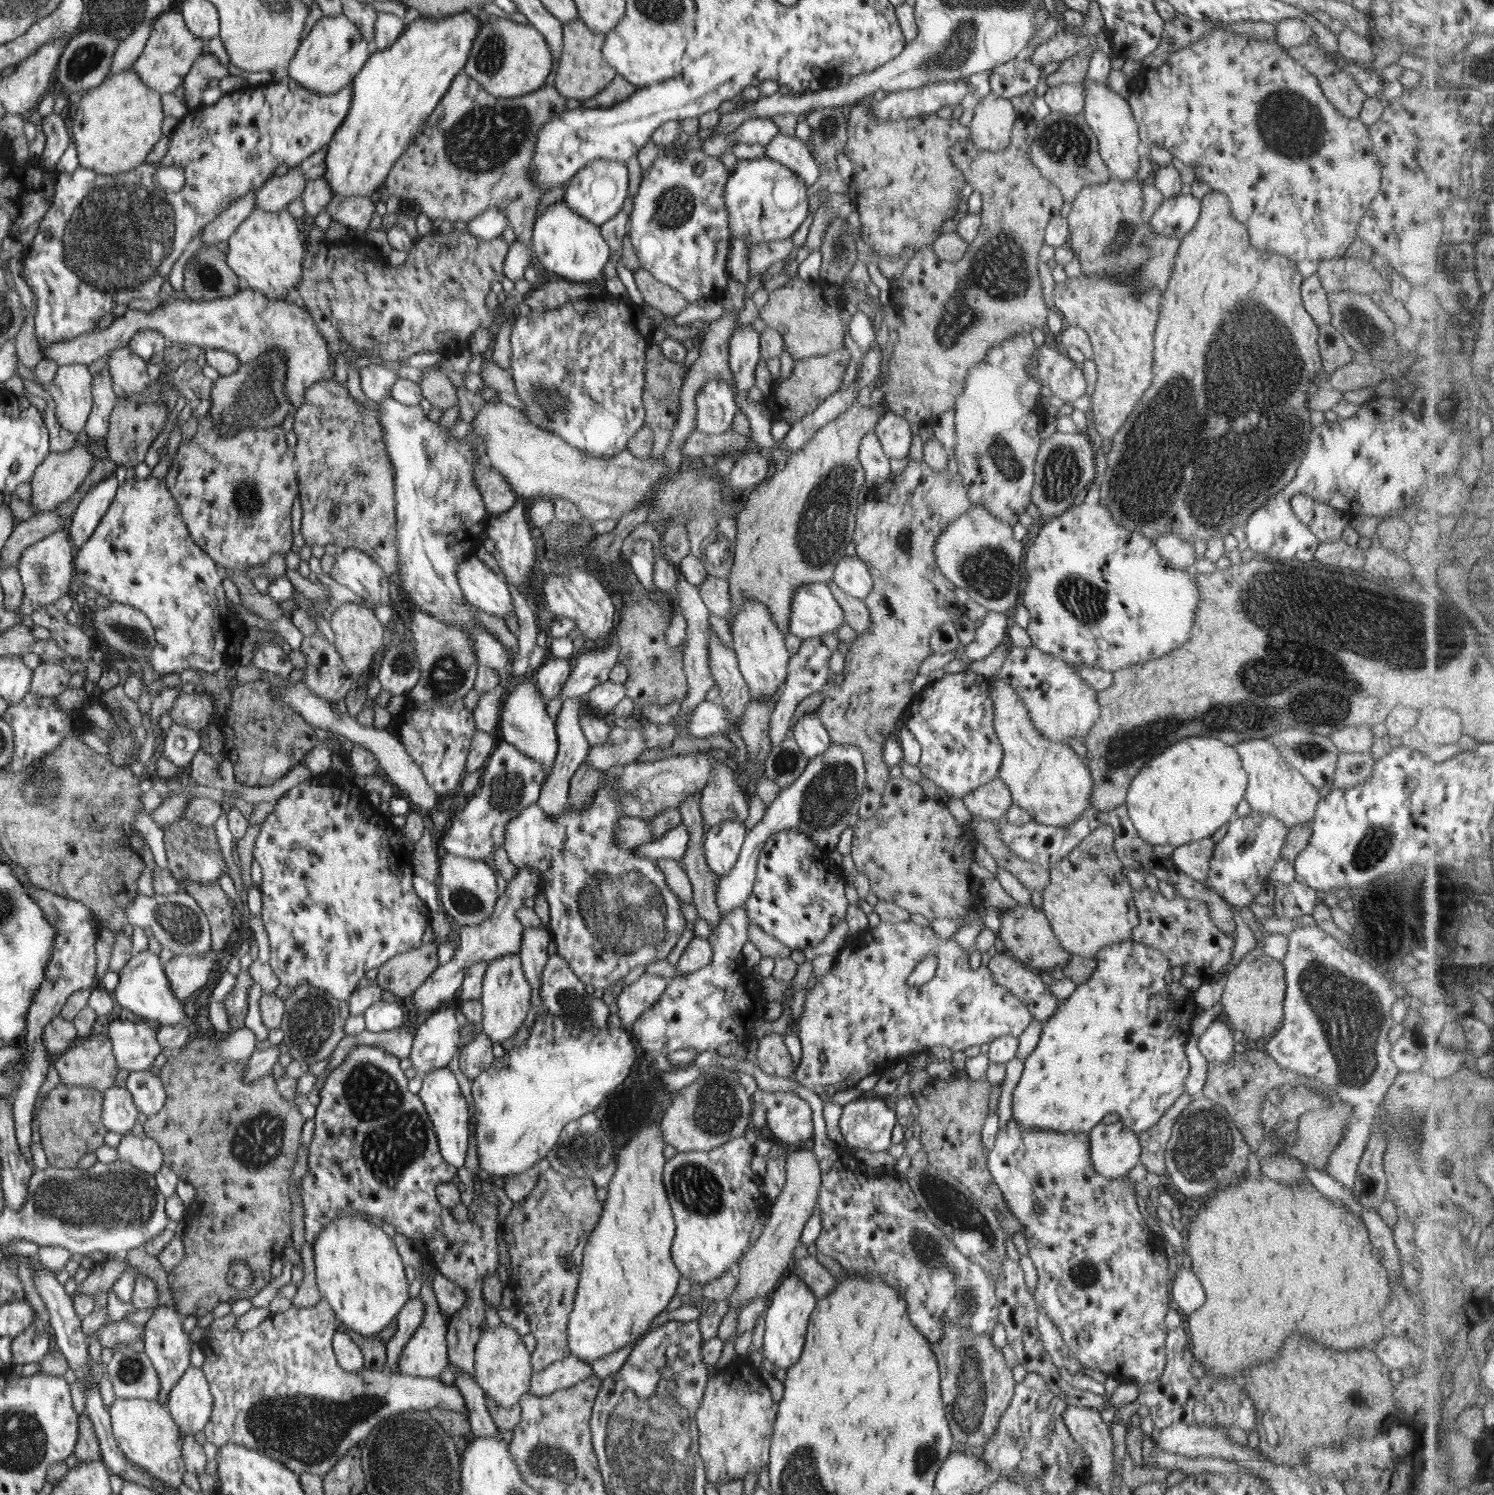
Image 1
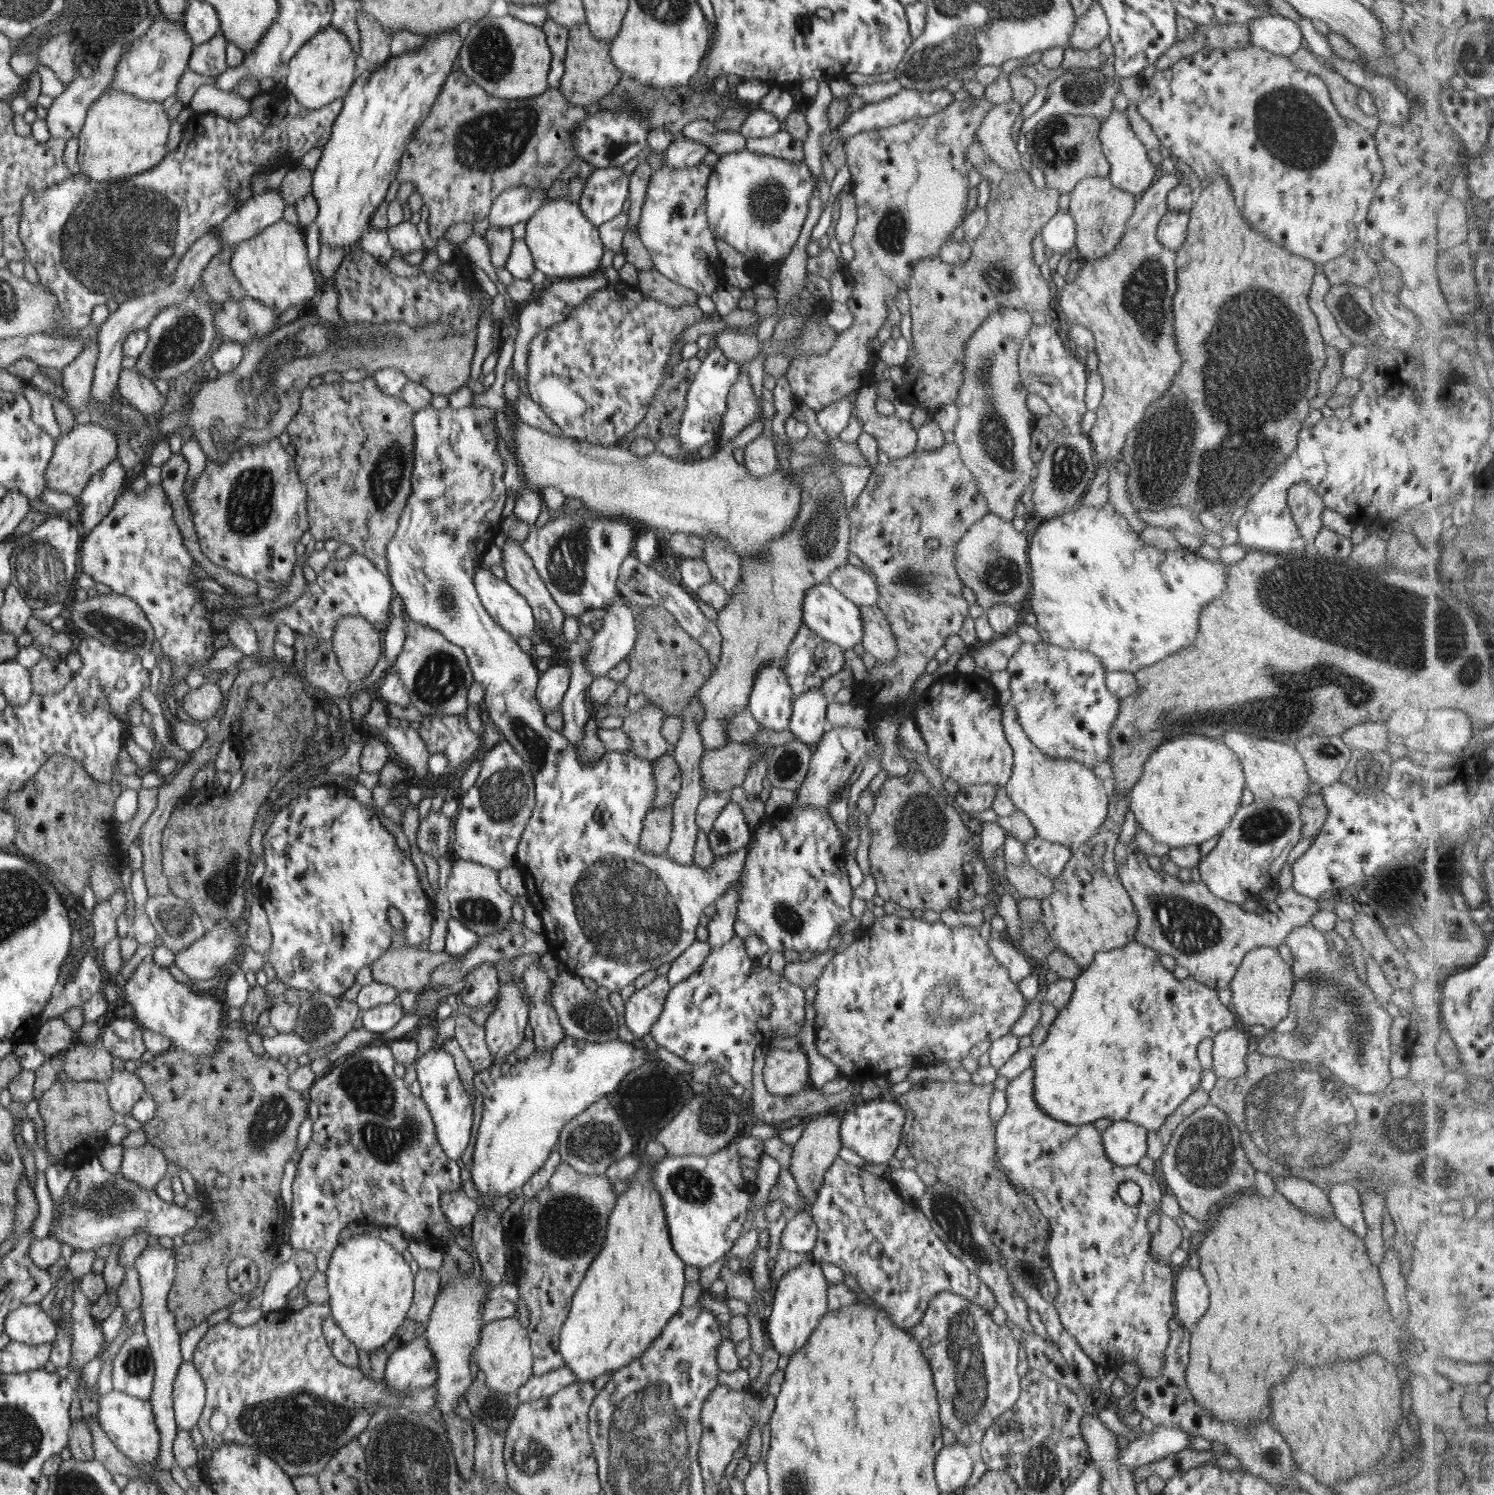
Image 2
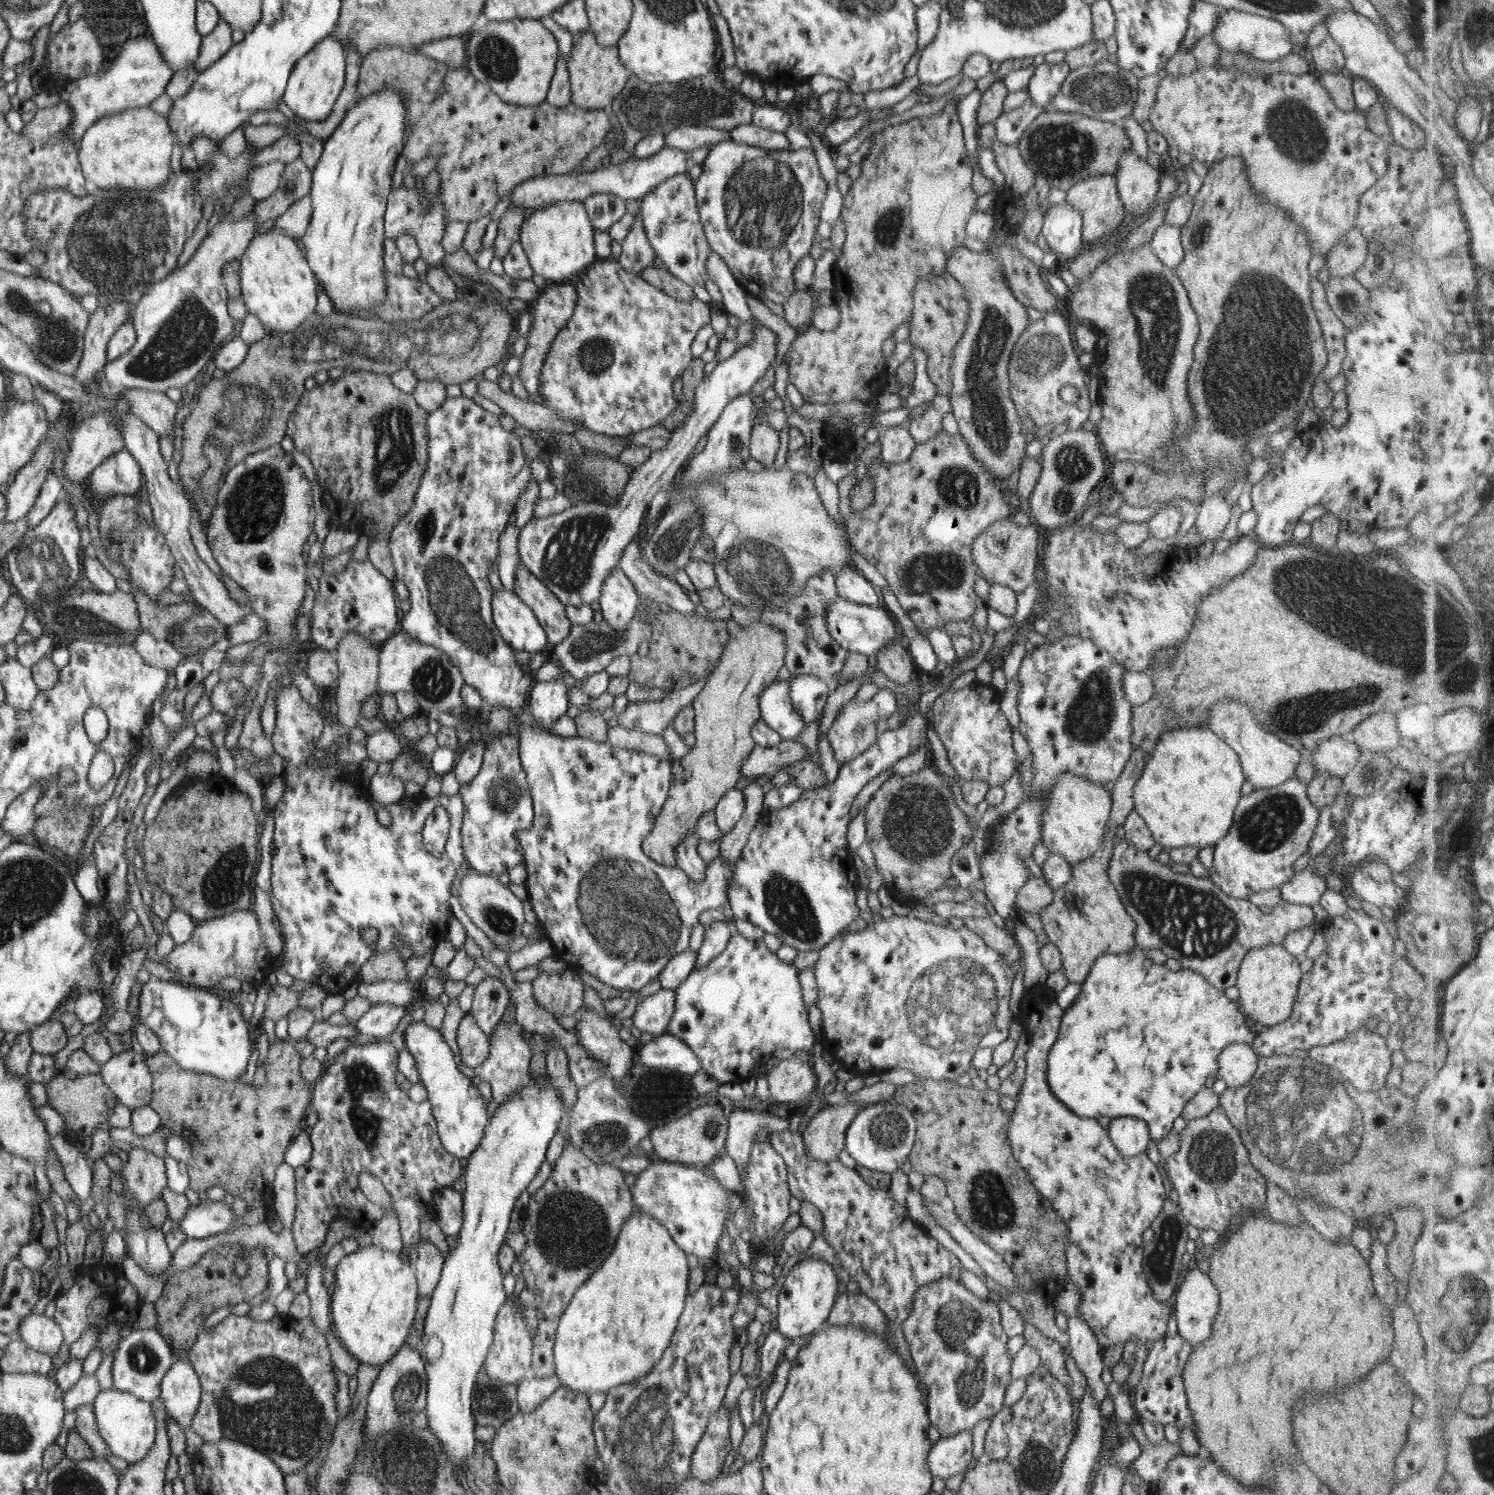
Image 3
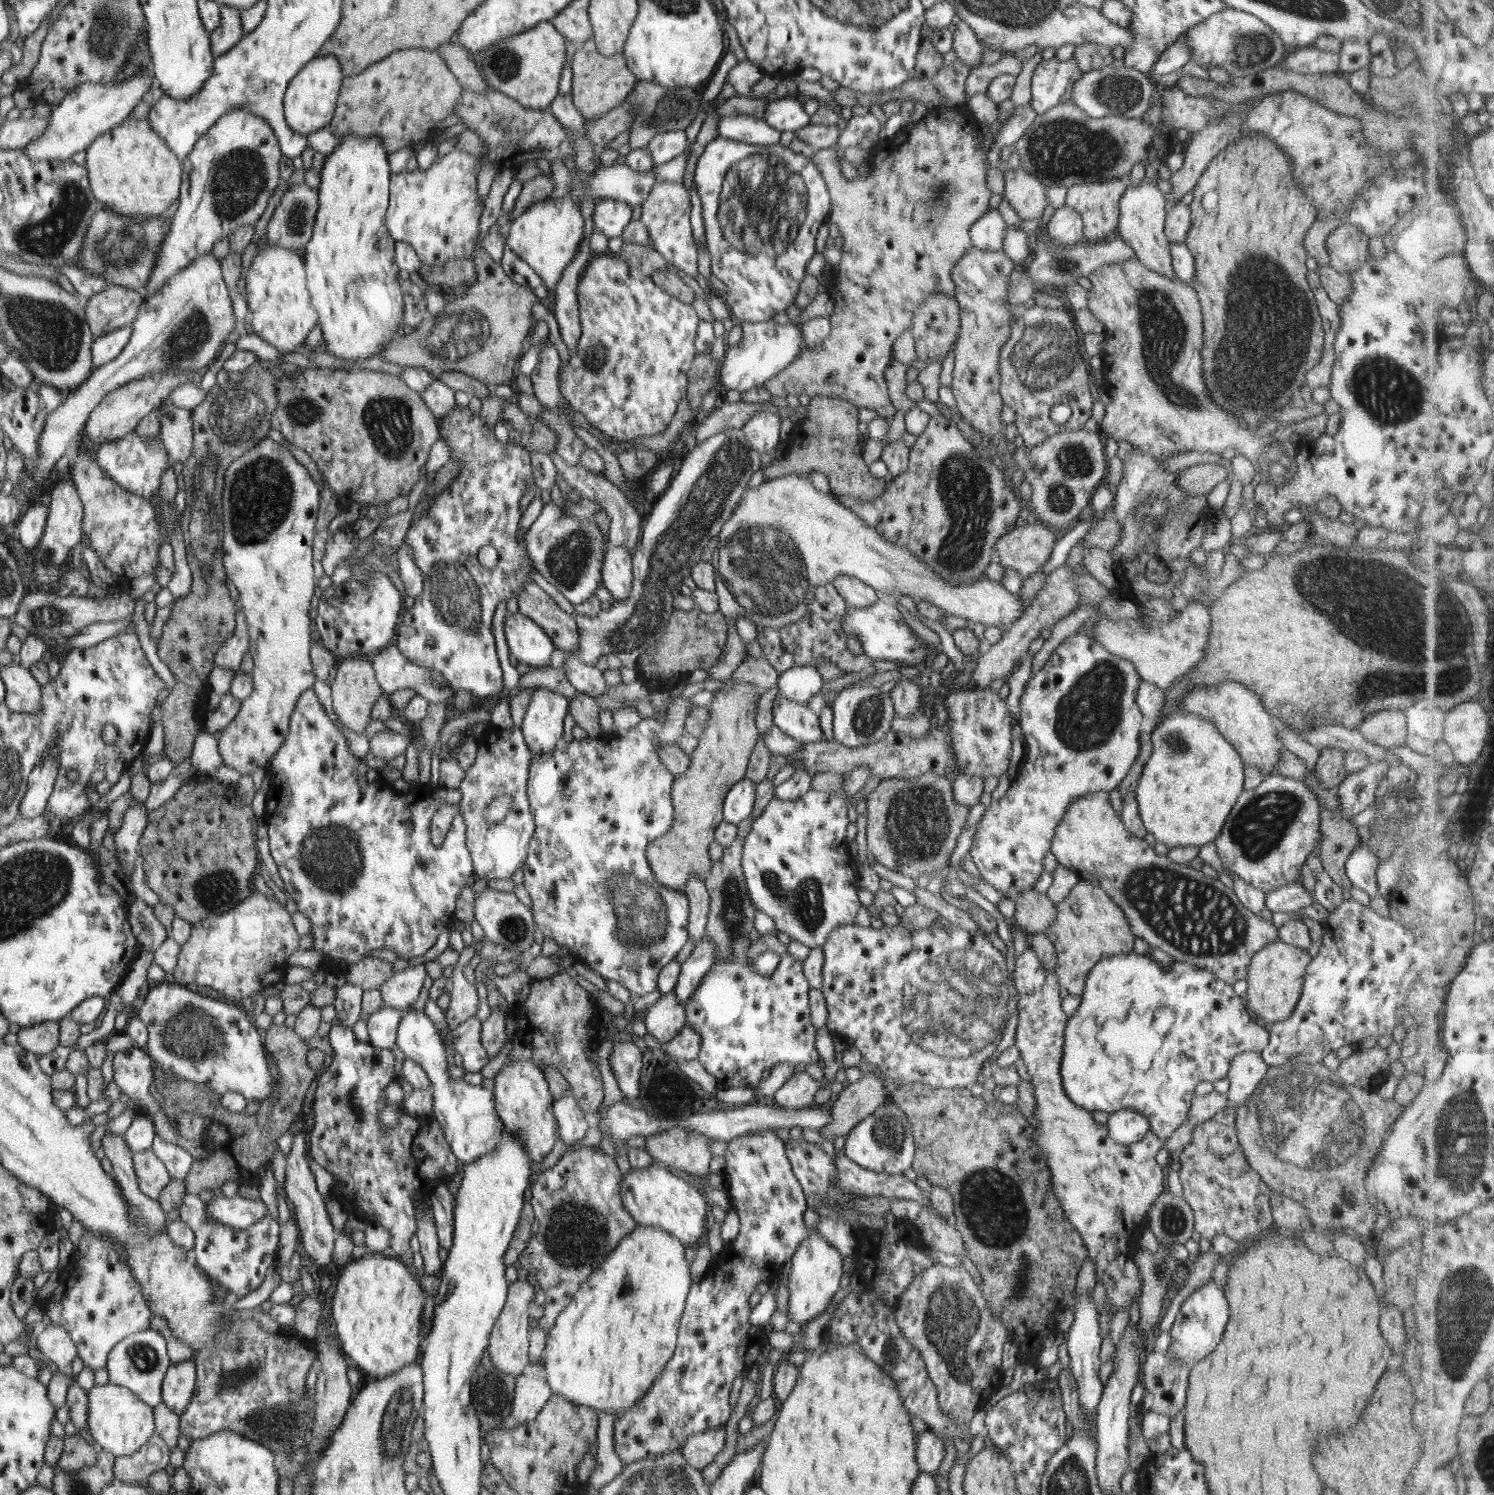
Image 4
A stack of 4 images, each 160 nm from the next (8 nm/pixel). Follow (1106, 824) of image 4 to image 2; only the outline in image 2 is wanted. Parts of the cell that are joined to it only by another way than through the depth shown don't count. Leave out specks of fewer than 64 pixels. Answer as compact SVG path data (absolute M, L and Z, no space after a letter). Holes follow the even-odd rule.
M1010 701L1001 704L1001 711L1002 728L1014 755L1011 777L1003 787L1005 793L1013 805L1026 814L1038 837L1077 849L1089 841L1106 820L1109 803L1104 782L1093 769L1076 760L1044 754L1022 731ZM1128 852L1124 864L1117 866L1119 879L1128 891L1138 915L1138 928L1135 941L1156 950L1170 954L1177 964L1189 970L1189 976L1208 988L1220 991L1227 988L1249 950L1266 944L1266 932L1262 930L1262 917L1255 912L1244 910L1238 903L1218 898L1200 881L1182 882L1163 870L1152 870L1147 862L1148 856L1142 852Z

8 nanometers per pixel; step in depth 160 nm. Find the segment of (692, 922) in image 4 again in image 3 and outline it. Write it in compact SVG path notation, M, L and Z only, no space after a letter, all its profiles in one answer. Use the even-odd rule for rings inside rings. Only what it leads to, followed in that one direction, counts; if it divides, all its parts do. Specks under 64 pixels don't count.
M691 830L681 844L677 846L675 857L676 866L686 873L691 880L700 882L705 879L707 864L701 860L697 846L700 842L699 836Z

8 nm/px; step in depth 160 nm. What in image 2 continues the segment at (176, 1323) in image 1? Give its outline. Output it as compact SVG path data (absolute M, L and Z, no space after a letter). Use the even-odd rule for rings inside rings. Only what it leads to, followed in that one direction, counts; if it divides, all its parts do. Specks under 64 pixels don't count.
M157 1243L145 1247L136 1257L134 1265L139 1274L139 1283L142 1287L143 1299L140 1307L143 1312L142 1318L145 1321L144 1333L147 1334L148 1343L155 1359L154 1388L149 1401L153 1407L159 1434L161 1435L162 1453L159 1454L158 1461L154 1465L160 1470L170 1471L172 1462L175 1461L173 1442L176 1440L177 1432L180 1429L176 1424L173 1411L173 1380L176 1378L180 1363L184 1361L182 1360L182 1353L180 1353L181 1336L175 1325L174 1315L167 1307L167 1298L175 1279L177 1264L172 1250L164 1249Z

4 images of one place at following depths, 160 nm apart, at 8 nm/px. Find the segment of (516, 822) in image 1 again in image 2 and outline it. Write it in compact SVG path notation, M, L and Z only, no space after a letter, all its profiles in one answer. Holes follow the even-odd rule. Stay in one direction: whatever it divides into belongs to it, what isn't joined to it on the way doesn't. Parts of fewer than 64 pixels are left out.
M450 405L447 407L437 409L432 406L428 406L426 408L421 408L420 410L415 411L415 418L414 418L414 431L415 431L415 470L414 476L411 478L411 481L414 483L414 491L411 493L411 496L407 500L406 508L403 509L403 514L399 520L399 526L396 529L395 536L391 538L390 544L387 546L387 562L389 563L389 570L388 572L391 574L391 582L395 586L395 590L398 593L398 597L403 601L403 608L408 615L408 618L413 622L420 623L421 626L428 627L432 630L439 631L440 634L444 635L444 638L447 638L448 642L455 643L458 647L463 648L464 655L466 656L468 665L470 666L470 670L472 671L474 681L478 684L481 684L484 687L485 695L484 700L482 702L483 713L486 720L493 722L499 732L501 733L502 739L511 743L516 750L520 750L520 754L524 754L523 761L528 762L528 766L532 766L532 774L536 774L536 784L535 784L535 807L536 807L536 814L532 813L530 820L527 822L526 828L523 830L522 840L520 841L519 848L517 849L516 853L516 868L521 873L523 878L524 886L527 890L527 897L529 900L529 904L536 909L536 912L541 915L541 919L543 922L544 930L542 932L542 936L545 938L545 941L548 943L549 951L553 952L553 955L558 960L561 966L567 970L568 972L575 973L578 977L588 976L588 978L592 978L594 982L596 982L597 986L604 986L604 988L608 988L610 992L617 992L622 990L624 986L628 986L628 984L634 983L634 980L638 978L638 976L642 976L642 973L648 972L648 970L657 969L661 964L665 962L672 962L675 958L678 958L680 954L682 954L689 946L692 946L692 943L695 941L695 932L696 926L700 924L700 916L704 914L704 908L706 906L710 906L710 904L714 904L719 898L722 898L725 895L725 892L733 885L733 882L739 880L741 878L742 869L744 869L746 855L748 851L748 847L742 847L736 850L736 852L731 852L730 854L715 857L714 864L710 866L708 870L704 870L704 868L698 868L698 866L694 865L682 865L676 862L673 862L666 858L656 858L654 856L646 855L644 851L640 850L639 847L639 838L641 837L641 832L643 829L643 822L646 813L651 810L651 804L653 804L653 800L655 799L655 774L653 771L653 762L651 760L642 758L634 753L624 752L620 754L618 751L614 752L606 752L604 753L598 761L594 761L593 763L584 763L582 759L579 758L579 753L577 747L574 746L568 739L564 738L561 732L553 730L552 728L547 726L547 720L544 720L544 710L542 706L539 705L539 701L537 698L537 690L536 684L539 684L538 678L538 670L534 670L534 662L532 662L532 658L526 654L526 652L522 652L520 650L520 646L516 644L516 640L512 638L511 632L504 631L502 627L499 626L498 623L495 622L494 619L488 615L487 608L483 606L482 600L479 598L479 592L476 591L475 588L475 572L476 566L478 566L478 562L480 562L480 558L482 558L482 554L486 552L486 548L488 548L488 544L492 542L492 538L496 536L496 532L500 530L498 526L500 526L500 518L502 518L502 510L504 510L504 502L506 502L506 487L504 487L504 482L502 482L502 478L504 478L504 468L505 461L502 460L502 456L498 451L498 432L497 426L494 423L495 421L495 412L491 411L488 406L475 406L469 405L467 407L459 408L459 409L452 409Z

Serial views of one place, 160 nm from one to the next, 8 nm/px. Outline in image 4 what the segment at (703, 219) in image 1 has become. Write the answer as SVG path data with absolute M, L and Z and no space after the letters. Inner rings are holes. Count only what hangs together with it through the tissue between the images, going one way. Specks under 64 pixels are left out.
M668 181L654 184L650 194L641 204L642 214L640 220L647 228L648 236L652 240L652 248L664 257L668 264L686 272L686 274L700 279L698 272L698 250L690 227L689 192L682 183Z

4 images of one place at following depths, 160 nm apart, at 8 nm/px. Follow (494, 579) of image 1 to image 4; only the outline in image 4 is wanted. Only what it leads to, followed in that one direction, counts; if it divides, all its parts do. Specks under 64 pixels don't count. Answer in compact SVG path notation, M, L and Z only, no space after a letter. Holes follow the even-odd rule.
M519 611L506 614L505 619L504 635L510 654L530 668L546 667L555 646L547 632Z

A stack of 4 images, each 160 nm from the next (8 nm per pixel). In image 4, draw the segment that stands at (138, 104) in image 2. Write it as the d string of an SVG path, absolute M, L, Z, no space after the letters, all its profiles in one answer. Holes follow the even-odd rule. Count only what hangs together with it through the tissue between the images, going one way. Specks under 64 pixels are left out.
M127 120L116 129L102 134L86 150L86 164L90 172L91 190L103 206L125 218L145 220L164 214L180 196L183 171L178 157L148 120Z

